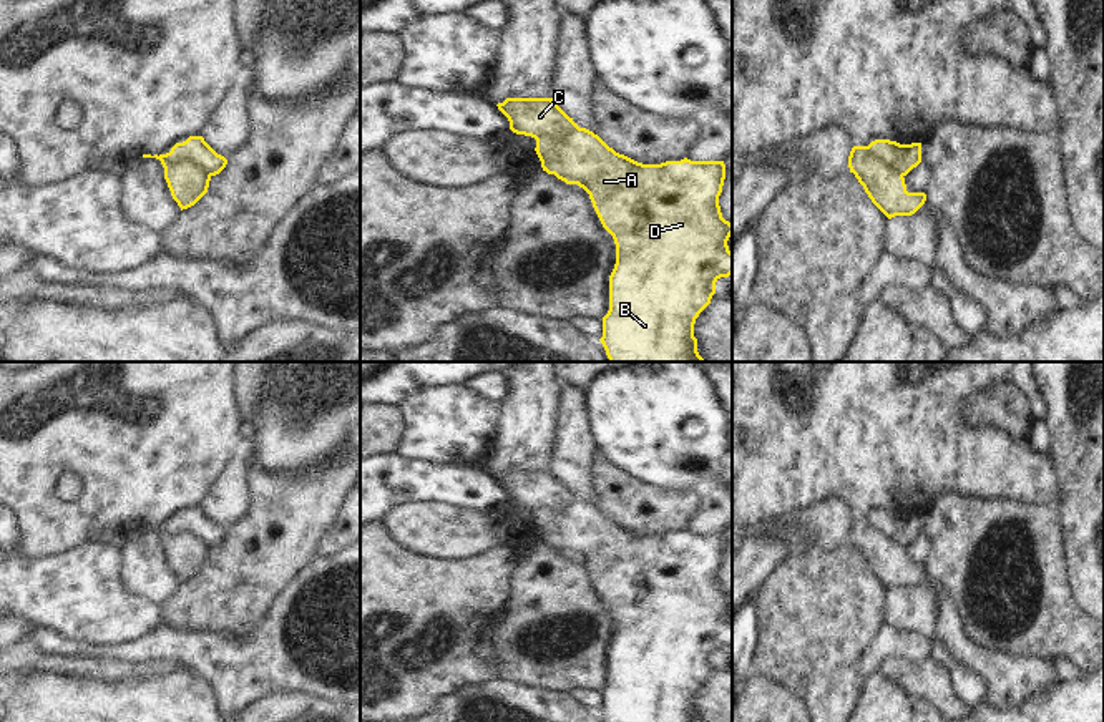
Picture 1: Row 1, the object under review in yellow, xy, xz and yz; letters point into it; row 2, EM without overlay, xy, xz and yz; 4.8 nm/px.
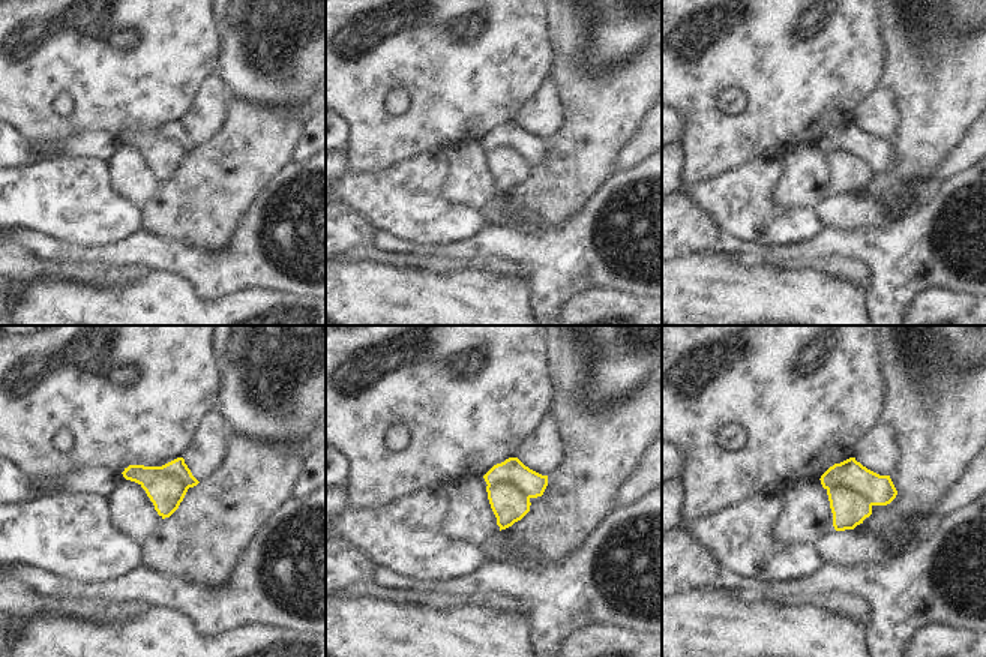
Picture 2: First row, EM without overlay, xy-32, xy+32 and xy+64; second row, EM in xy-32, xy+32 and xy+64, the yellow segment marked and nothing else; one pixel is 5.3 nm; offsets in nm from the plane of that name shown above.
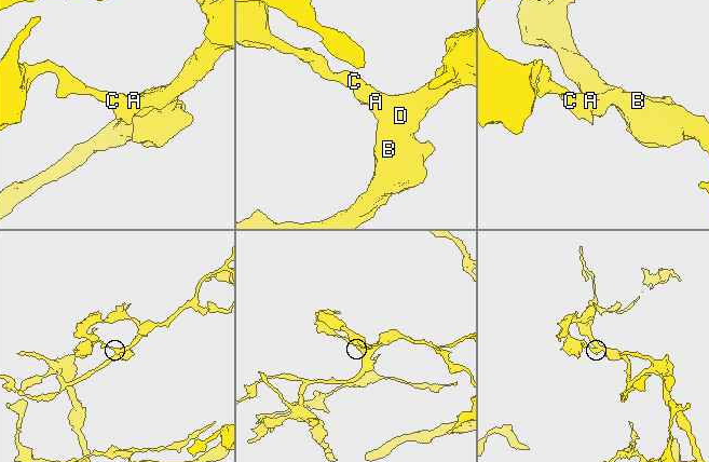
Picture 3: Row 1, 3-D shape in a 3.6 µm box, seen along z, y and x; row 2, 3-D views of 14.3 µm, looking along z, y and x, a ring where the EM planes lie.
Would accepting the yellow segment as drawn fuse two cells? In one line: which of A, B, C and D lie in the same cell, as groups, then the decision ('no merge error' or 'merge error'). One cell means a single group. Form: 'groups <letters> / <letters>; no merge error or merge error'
groups A B D / C; merge error

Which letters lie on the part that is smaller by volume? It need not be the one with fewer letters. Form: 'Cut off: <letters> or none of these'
Cut off: C

